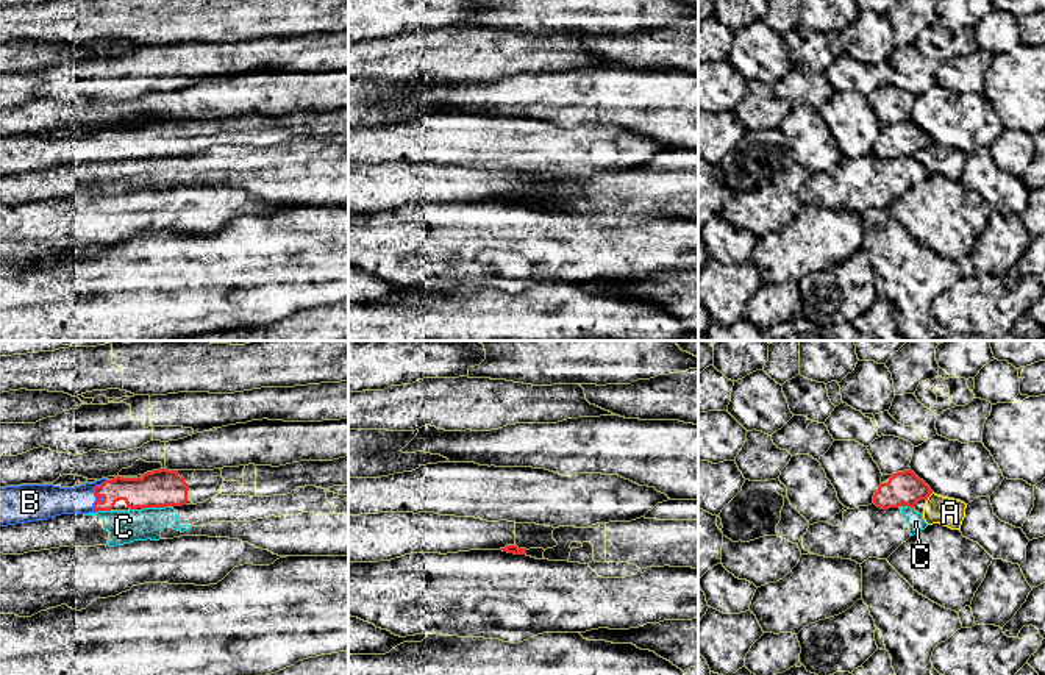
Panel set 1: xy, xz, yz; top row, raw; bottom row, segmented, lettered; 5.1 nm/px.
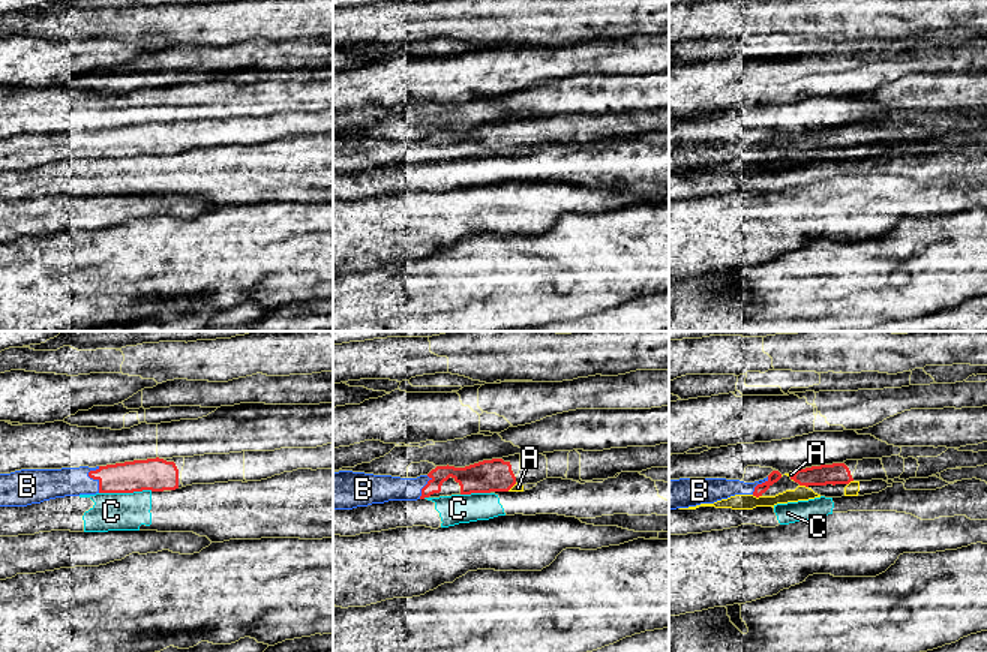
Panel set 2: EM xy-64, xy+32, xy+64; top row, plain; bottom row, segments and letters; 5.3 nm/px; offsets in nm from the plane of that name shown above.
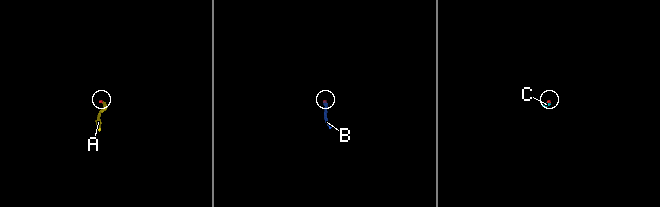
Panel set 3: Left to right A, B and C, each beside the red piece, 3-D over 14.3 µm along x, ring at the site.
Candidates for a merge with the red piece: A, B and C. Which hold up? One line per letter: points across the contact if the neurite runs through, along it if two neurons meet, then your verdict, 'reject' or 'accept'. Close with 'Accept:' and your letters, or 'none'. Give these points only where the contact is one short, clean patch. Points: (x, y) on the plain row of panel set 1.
A: reject
B: accept
C: reject
Accept: B

